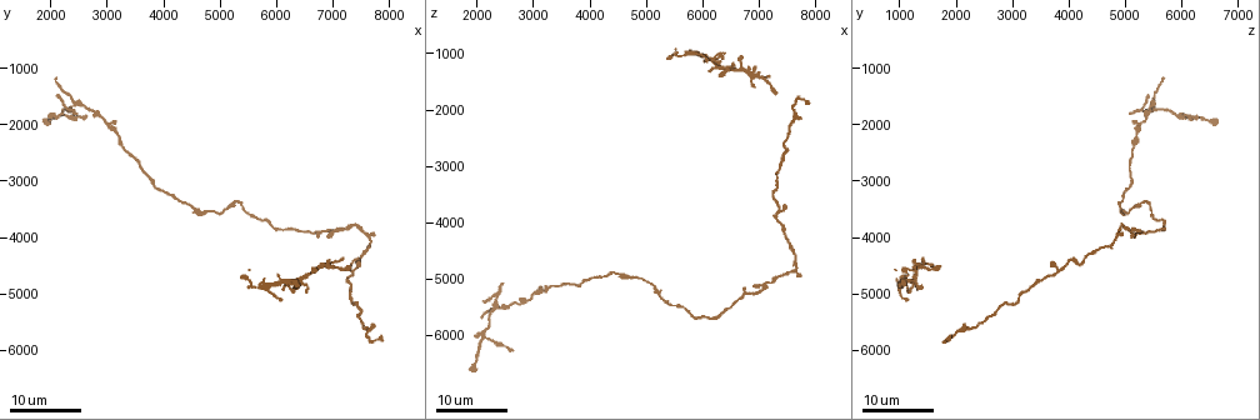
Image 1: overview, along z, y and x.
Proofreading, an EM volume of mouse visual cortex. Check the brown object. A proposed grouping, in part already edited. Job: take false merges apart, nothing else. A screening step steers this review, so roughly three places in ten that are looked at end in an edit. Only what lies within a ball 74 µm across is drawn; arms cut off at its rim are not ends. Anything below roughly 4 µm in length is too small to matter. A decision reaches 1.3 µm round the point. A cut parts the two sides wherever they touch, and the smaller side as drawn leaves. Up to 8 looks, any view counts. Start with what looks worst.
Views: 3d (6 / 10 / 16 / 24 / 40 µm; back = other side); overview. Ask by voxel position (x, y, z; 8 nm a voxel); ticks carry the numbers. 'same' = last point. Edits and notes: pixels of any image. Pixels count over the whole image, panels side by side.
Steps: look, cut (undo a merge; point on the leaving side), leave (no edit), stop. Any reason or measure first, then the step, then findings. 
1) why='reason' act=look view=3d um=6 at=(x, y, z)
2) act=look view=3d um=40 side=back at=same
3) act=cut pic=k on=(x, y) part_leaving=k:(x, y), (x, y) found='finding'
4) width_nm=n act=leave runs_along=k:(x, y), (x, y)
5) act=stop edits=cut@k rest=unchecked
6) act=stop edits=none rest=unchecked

why='three-way junction' act=look view=3d um=16 at=(3000, 2000, 5300)

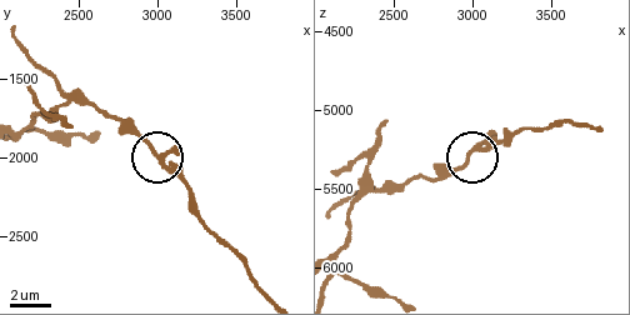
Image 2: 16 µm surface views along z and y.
act=look view=3d um=6 at=(2960, 1960, 5280)

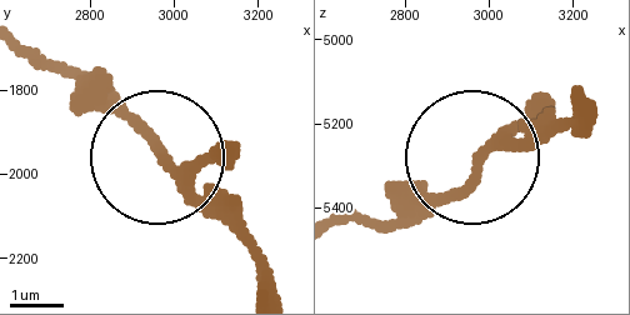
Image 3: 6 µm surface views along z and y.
act=leave runs_along=3:(593, 111), (503, 130), (463, 179), (386, 228) found='continuous, no second neuron'

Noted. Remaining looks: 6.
why='side arm on a straight run' act=look view=3d um=24 at=(7150, 3850, 5050)

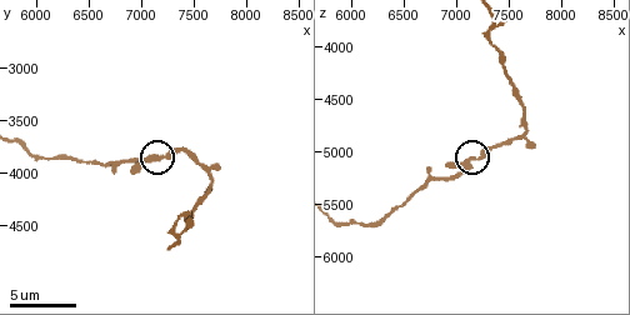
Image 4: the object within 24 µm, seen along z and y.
act=look view=3d um=6 at=(7180, 3860, 5040)

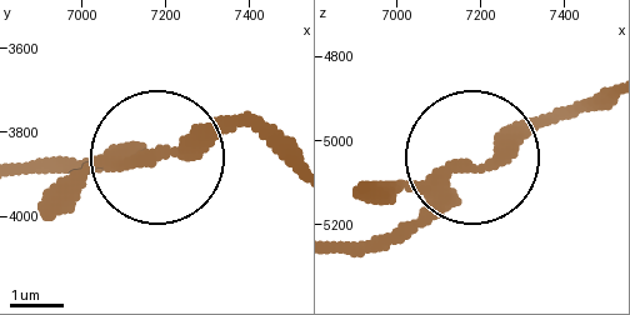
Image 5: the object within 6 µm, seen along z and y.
act=leave runs_along=5:(464, 168), (375, 249) found='continuous, no second neuron'

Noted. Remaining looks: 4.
why='three arms meet' act=look view=3d um=10 at=(7640, 4160, 4640)

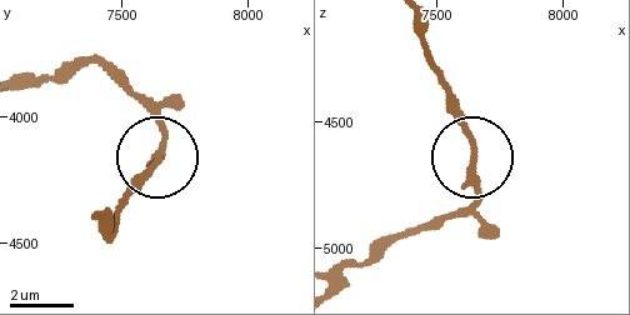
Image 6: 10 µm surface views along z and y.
act=look view=3d um=6 at=(7630, 4170, 4630)

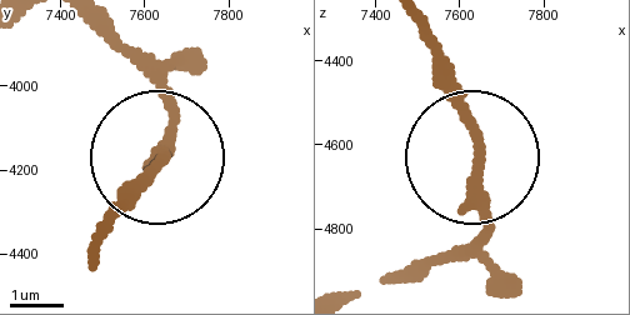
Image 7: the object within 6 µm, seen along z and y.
act=leave runs_along=7:(95, 24), (171, 119), (163, 159), (99, 221) found='one neuron here'

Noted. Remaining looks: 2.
why='small branch off a trunk' act=look view=3d um=10 at=(7360, 4640, 3720)

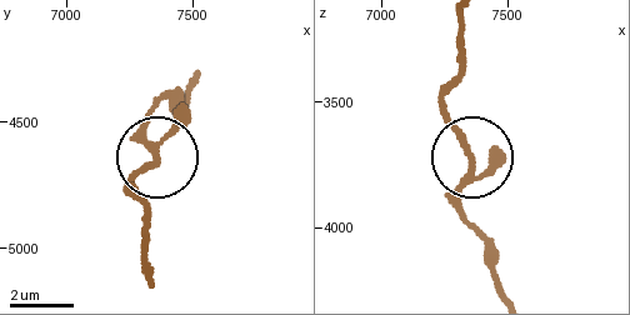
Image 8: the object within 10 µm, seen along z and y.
width_nm=170 act=leave runs_along=8:(500, 289), (491, 256), (463, 209), (470, 151), (441, 98) found='continuous, no second neuron'

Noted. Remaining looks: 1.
act=stop edits=none rest=unchecked

